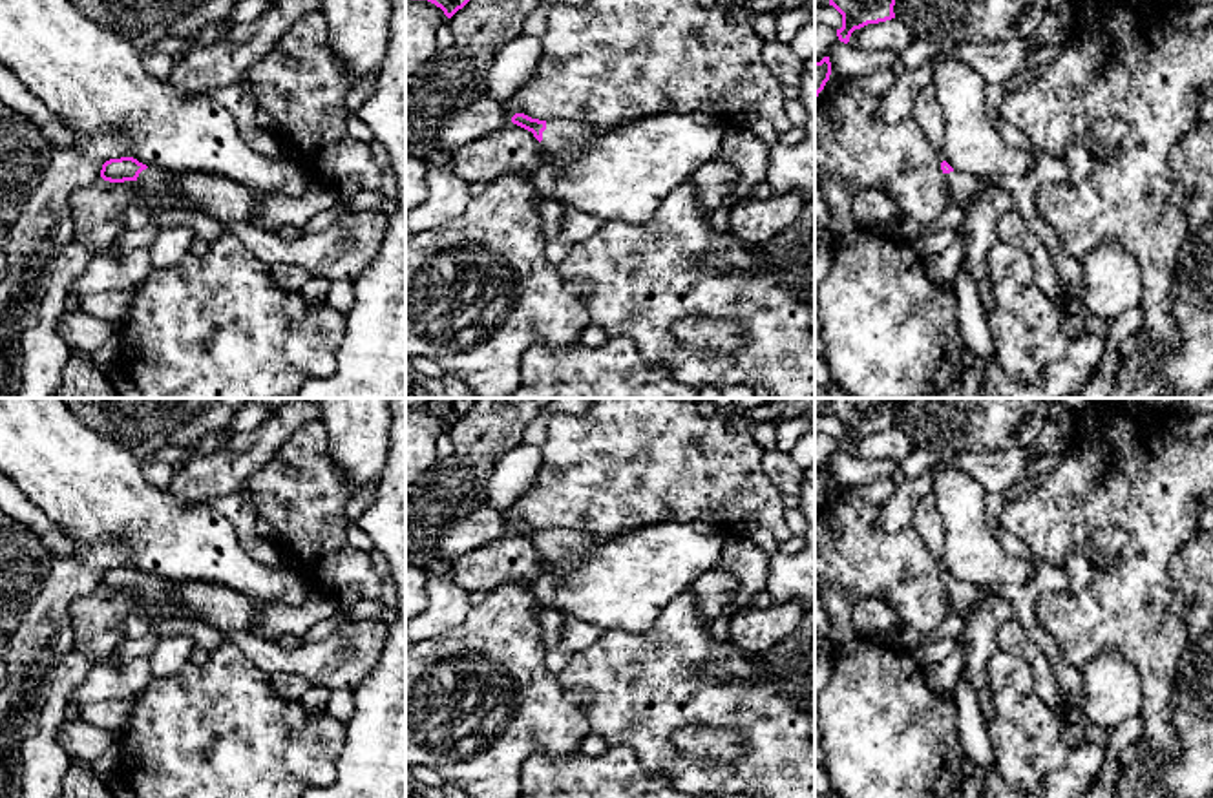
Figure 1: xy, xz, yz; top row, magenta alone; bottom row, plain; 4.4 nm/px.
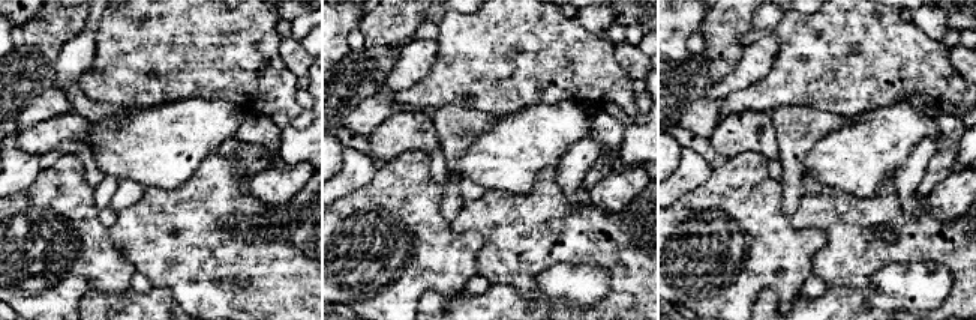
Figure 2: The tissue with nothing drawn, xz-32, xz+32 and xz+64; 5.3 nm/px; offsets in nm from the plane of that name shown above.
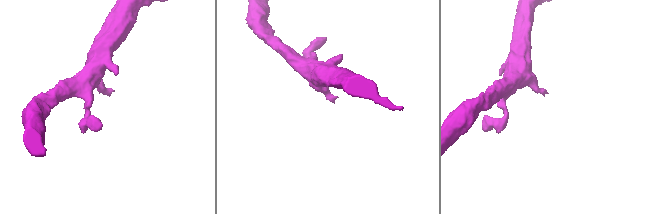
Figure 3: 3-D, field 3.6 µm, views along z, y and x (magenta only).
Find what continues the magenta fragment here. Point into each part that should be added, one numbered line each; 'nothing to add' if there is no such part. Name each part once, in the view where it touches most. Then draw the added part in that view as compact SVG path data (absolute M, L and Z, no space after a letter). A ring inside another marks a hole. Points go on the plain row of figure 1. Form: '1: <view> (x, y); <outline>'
1: xz (563, 548); M548 528L541 553L554 568L554 581L563 581L574 566L599 544L599 541L601 537L572 528Z

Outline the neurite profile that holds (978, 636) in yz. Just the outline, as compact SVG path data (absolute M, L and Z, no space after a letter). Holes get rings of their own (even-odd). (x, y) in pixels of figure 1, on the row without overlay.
M988 590L986 595L972 606L970 614L963 617L965 626L957 637L965 648L961 674L976 690L983 723L994 718L986 665L988 659L999 650L996 632L1003 623L1010 621L1012 615L1014 610L1010 603Z

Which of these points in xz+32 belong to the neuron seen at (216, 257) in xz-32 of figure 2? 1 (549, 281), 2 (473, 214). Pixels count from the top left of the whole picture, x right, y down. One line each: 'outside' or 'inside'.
1: outside
2: inside

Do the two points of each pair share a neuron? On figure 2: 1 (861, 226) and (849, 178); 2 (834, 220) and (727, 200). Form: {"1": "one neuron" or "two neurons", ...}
{"1": "two neurons", "2": "two neurons"}

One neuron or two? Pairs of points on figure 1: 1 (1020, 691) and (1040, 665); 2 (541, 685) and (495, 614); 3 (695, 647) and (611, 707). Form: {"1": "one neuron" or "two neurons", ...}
{"1": "two neurons", "2": "one neuron", "3": "one neuron"}

